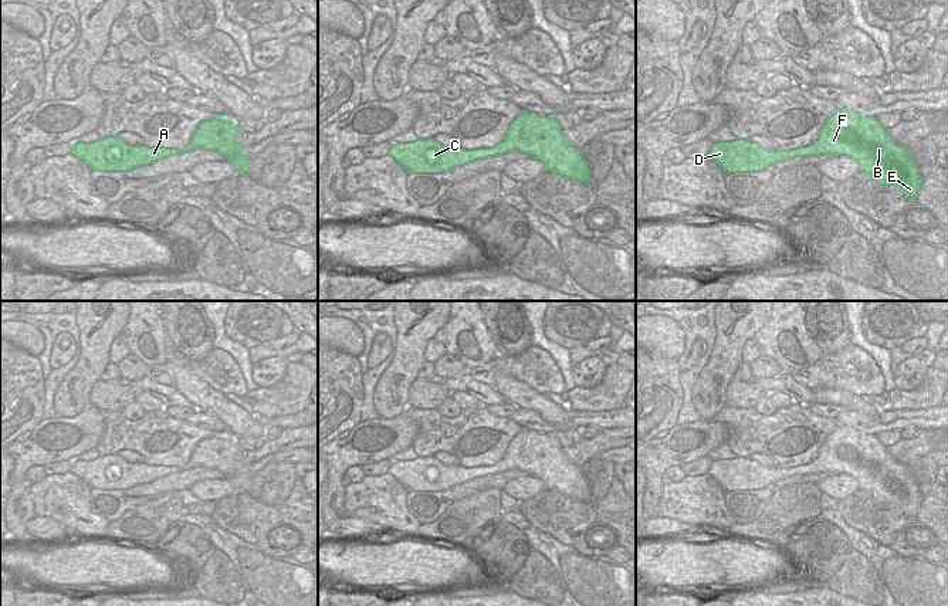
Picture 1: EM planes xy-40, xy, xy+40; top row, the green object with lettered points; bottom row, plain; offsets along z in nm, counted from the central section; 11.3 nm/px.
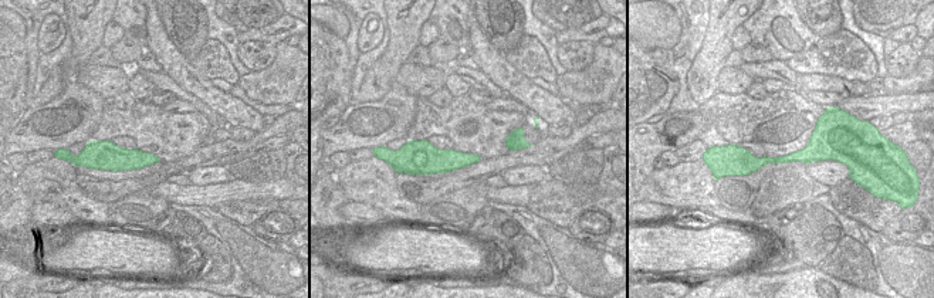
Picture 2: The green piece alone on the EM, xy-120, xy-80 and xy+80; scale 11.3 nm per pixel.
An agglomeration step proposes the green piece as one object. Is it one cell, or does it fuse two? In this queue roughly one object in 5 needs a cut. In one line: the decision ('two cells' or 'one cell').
one cell

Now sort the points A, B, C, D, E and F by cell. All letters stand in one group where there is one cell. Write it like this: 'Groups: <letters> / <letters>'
Groups: A B C D E F.

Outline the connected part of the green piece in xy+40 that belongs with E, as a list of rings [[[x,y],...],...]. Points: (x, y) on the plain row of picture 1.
[[[839,424],[836,430],[826,437],[817,458],[810,464],[792,468],[766,468],[749,457],[737,457],[731,460],[712,461],[707,473],[725,492],[761,490],[775,481],[793,475],[847,474],[857,480],[859,490],[869,492],[881,504],[898,505],[903,514],[914,521],[917,521],[917,514],[920,512],[921,501],[924,498],[908,468],[895,461],[887,451],[887,447],[883,446],[874,434],[866,434],[853,427]]]

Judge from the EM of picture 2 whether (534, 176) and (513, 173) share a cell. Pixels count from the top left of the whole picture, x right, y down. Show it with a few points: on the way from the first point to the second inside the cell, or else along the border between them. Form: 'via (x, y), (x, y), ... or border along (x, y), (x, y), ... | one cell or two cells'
via (528, 175), (518, 173) | one cell

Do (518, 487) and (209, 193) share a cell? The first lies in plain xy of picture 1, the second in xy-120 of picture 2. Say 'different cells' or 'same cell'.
different cells

